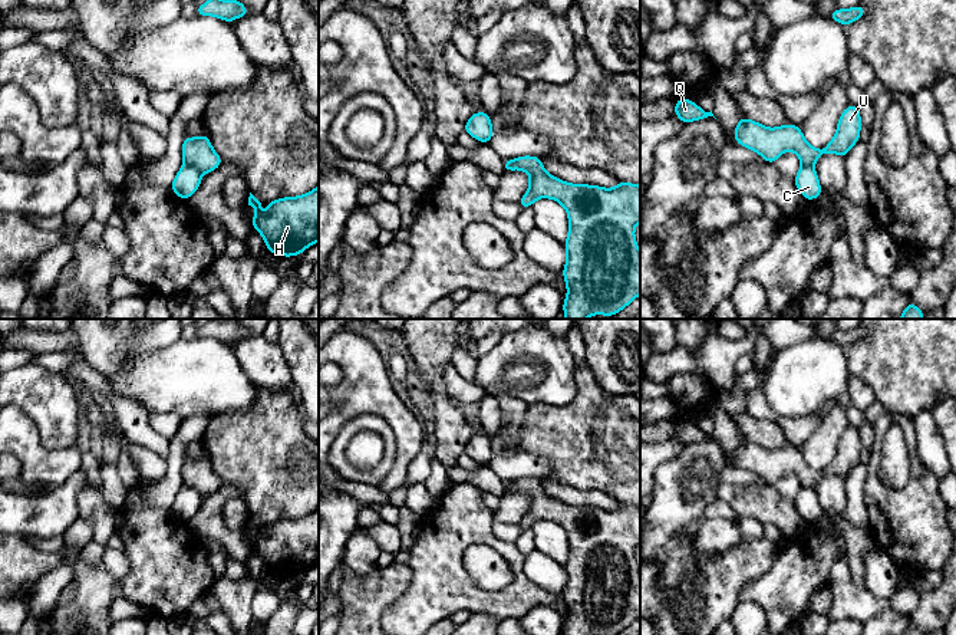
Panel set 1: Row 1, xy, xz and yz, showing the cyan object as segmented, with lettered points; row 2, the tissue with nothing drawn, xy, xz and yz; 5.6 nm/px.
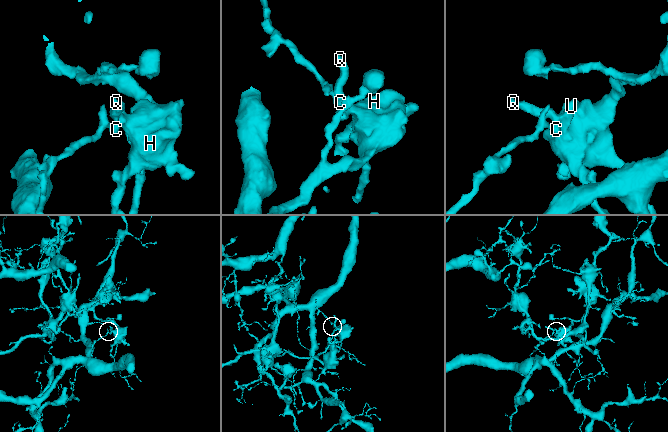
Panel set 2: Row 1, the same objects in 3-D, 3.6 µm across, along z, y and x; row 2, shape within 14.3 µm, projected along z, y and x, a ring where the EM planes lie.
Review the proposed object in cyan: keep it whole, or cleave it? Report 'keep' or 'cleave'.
cleave

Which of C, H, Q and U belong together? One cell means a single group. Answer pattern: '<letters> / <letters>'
C / H Q U

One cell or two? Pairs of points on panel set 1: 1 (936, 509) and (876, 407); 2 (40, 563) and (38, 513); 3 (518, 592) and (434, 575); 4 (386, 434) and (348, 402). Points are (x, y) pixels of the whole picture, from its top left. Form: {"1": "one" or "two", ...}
{"1": "two", "2": "two", "3": "one", "4": "two"}

